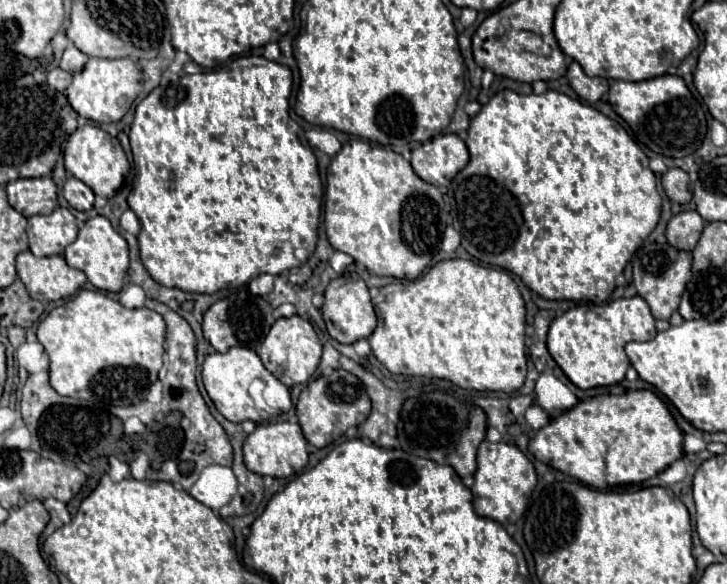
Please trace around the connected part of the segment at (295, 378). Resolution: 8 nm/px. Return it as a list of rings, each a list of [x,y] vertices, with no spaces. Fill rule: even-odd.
[[[299,315],[287,317],[287,319],[277,319],[271,331],[267,333],[265,341],[261,343],[257,355],[261,357],[265,369],[273,373],[283,385],[293,387],[297,383],[307,383],[313,373],[317,371],[319,359],[321,359],[321,343],[317,339],[317,333],[313,331],[311,323]]]

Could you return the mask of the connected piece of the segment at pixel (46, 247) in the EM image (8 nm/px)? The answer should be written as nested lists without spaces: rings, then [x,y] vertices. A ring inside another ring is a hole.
[[[57,207],[49,215],[29,217],[27,235],[29,251],[35,257],[61,255],[63,249],[77,237],[77,223],[69,209]]]

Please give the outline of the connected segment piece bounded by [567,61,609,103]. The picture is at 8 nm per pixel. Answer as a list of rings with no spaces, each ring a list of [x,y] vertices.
[[[573,61],[573,63],[569,65],[569,69],[567,69],[567,79],[569,79],[573,91],[575,91],[581,99],[585,99],[585,101],[589,101],[589,103],[599,101],[601,95],[609,89],[607,79],[585,75],[577,61]]]

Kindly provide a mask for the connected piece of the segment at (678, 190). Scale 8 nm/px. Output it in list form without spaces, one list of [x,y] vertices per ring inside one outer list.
[[[679,167],[669,169],[661,177],[661,183],[671,201],[681,203],[681,205],[691,201],[691,183],[689,183],[689,175],[683,169],[679,169]]]

